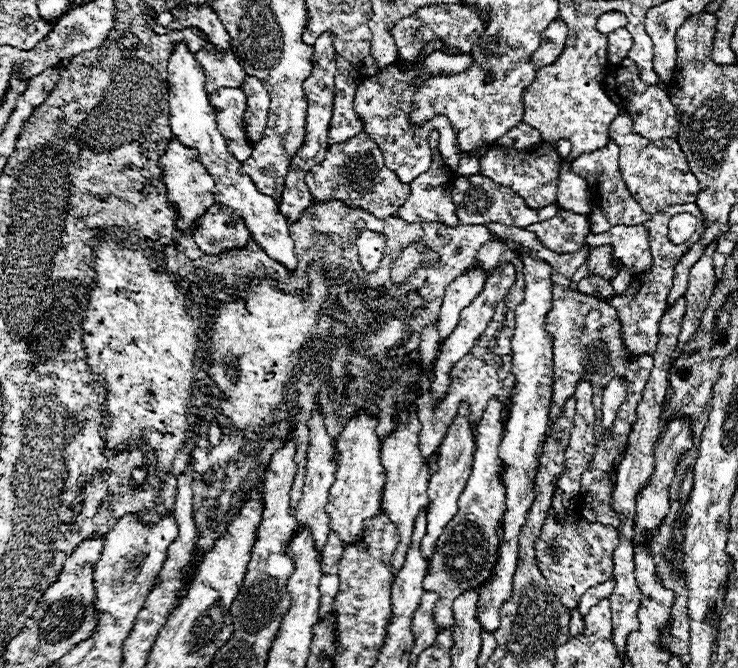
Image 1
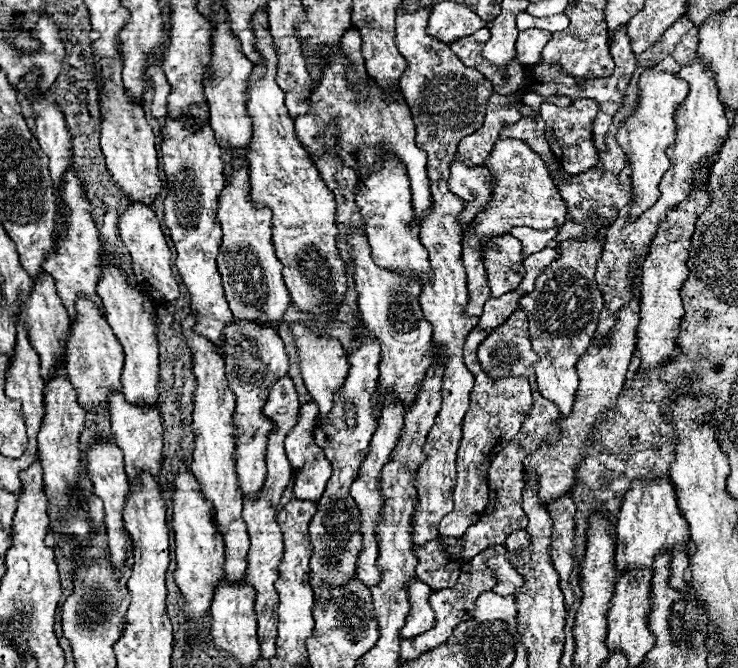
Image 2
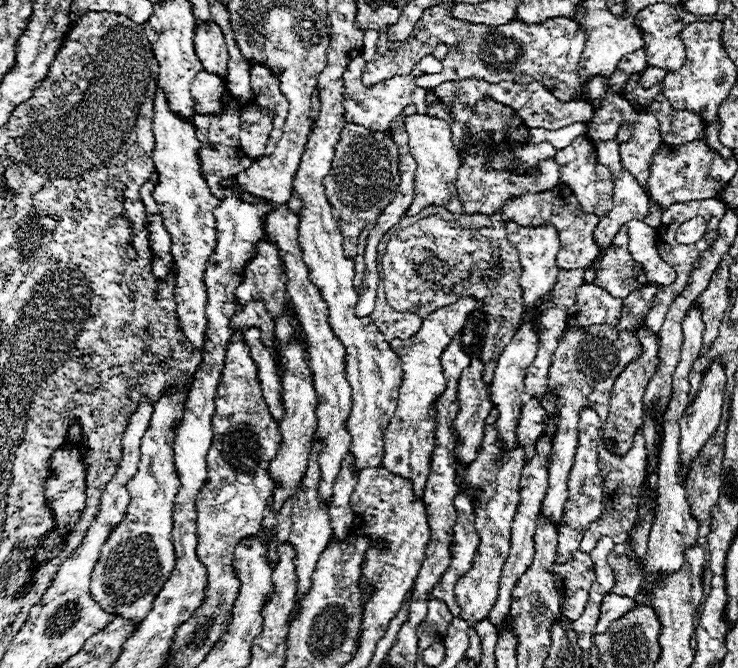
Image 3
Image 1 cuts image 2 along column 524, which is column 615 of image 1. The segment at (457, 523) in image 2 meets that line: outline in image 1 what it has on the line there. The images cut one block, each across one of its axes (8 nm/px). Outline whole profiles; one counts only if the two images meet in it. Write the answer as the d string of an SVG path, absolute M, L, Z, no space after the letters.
M614 378L614 382L610 382L602 394L604 404L602 404L602 426L610 428L616 420L616 412L620 408L620 404L626 398L626 384L622 378Z

